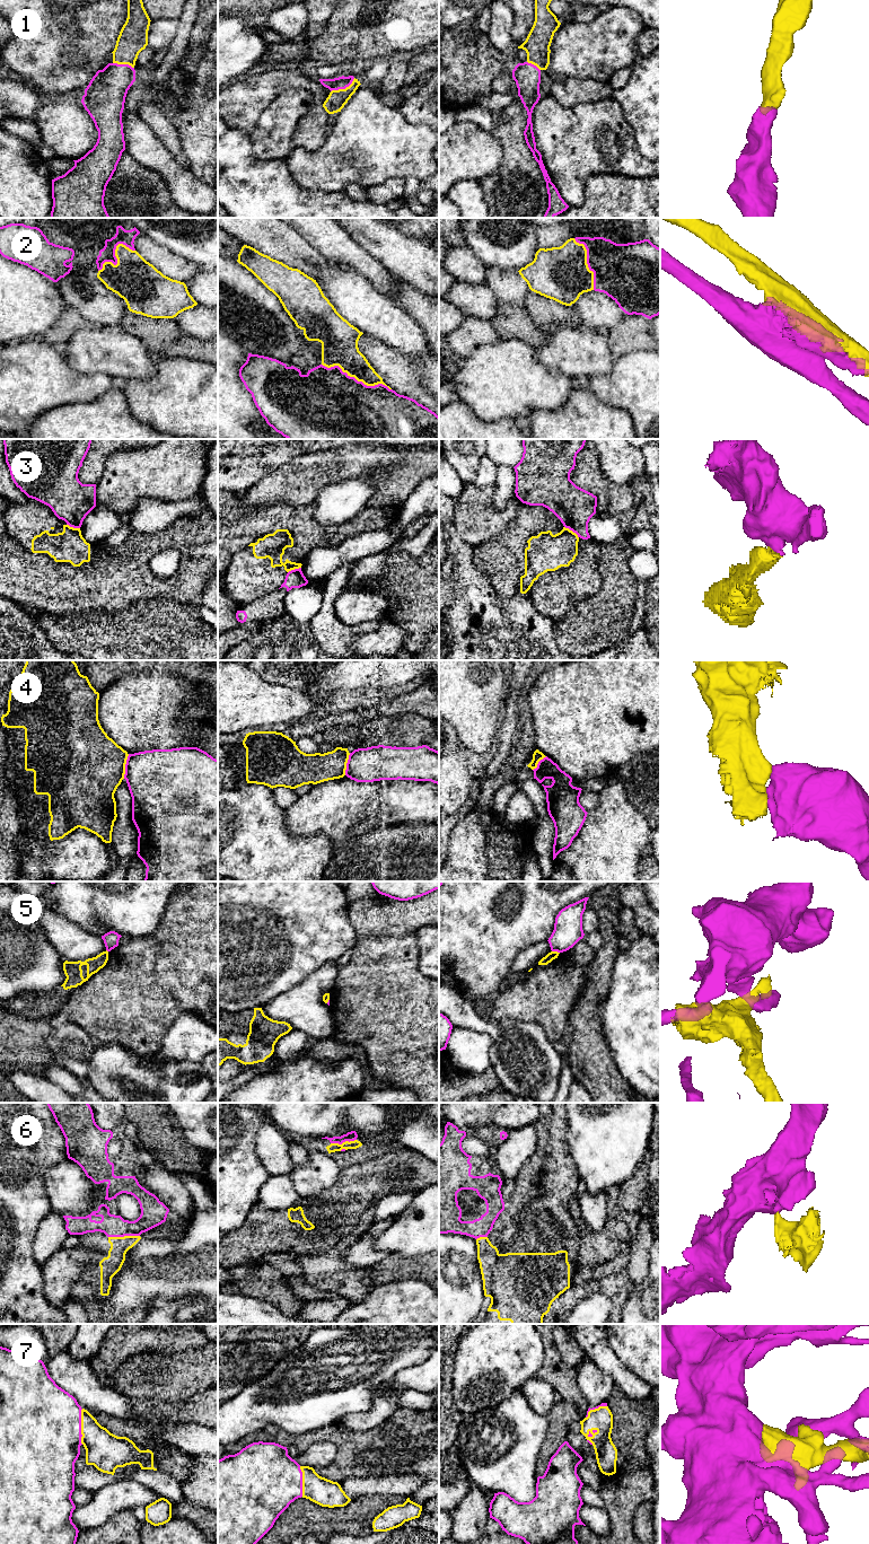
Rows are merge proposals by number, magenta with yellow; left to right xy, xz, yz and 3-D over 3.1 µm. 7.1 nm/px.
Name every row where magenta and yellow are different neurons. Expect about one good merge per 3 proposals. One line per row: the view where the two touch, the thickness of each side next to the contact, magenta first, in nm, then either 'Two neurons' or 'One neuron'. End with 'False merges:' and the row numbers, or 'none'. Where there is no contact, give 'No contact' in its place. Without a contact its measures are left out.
1: Touches magenta in xz. Thickness 90 nm (magenta) against 140 nm. One neuron
2: Touches magenta in xz. Thickness 500 nm (magenta) against 240 nm. Two neurons
3: Touches magenta in yz. Thickness 280 nm (magenta) against 280 nm. Two neurons
4: Touches magenta in xy. Thickness 420 nm (magenta) against 480 nm. Two neurons
5: Touches magenta in yz. Thickness 200 nm (magenta) against 60 nm. Two neurons
6: Touches magenta in xy. Thickness 160 nm (magenta) against 140 nm. Two neurons
7: Touches magenta in xy. Thickness 500 nm (magenta) against 260 nm. One neuron
False merges: 2, 3, 4, 5, 6

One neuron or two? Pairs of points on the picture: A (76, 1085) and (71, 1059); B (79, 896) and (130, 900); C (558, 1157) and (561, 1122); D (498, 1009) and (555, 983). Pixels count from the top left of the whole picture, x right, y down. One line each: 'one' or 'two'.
A: two
B: one
C: one
D: one

